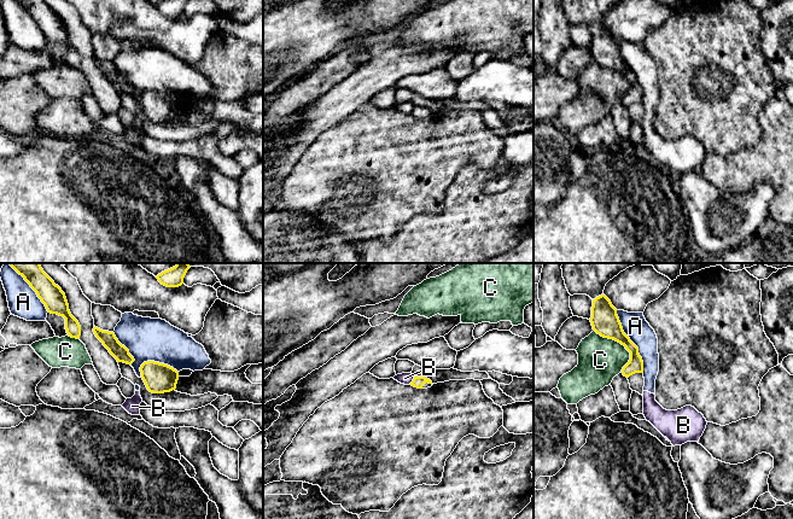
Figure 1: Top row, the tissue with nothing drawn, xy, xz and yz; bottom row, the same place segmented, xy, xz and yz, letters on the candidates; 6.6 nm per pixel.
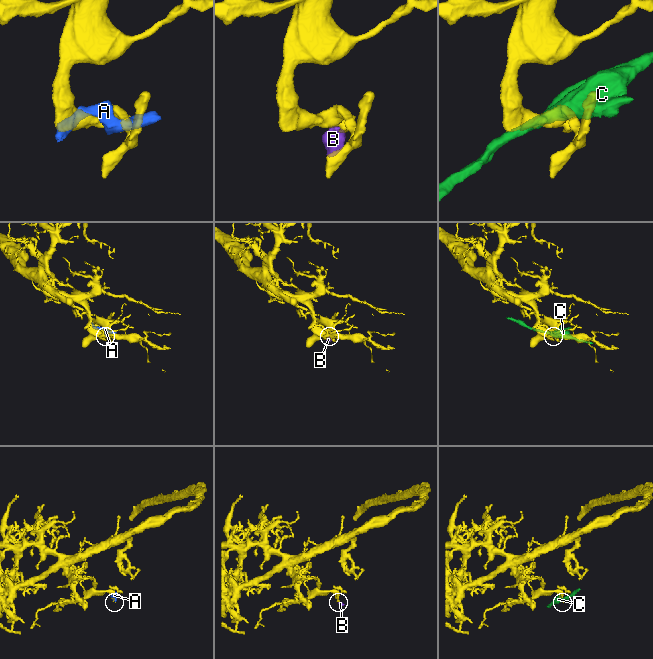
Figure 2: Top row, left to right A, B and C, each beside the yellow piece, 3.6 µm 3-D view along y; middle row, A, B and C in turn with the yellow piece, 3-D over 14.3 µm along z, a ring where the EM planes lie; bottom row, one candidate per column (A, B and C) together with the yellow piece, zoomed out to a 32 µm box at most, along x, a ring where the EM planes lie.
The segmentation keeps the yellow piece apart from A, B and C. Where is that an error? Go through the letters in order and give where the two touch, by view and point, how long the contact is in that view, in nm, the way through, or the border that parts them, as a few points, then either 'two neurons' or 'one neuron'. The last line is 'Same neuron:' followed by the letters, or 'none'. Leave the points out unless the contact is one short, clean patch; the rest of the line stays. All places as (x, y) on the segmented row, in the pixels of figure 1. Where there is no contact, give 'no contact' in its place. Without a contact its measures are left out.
A: contact yz (631, 342); length 460 nm; two neurons
B: contact xz (413, 380); length 70 nm; border xz (414, 375), (409, 384); two neurons
C: contact yz (622, 344); length 340 nm; two neurons
Same neuron: none

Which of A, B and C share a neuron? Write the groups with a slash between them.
A B / C

